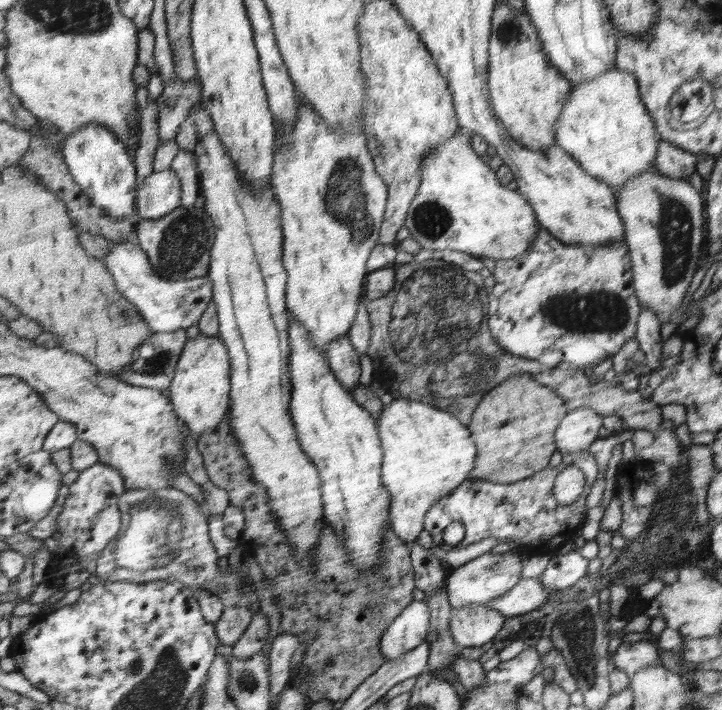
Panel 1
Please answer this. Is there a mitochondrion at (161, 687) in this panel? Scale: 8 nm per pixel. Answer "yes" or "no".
yes

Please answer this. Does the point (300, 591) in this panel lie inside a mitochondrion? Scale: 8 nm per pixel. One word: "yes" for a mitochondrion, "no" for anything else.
no

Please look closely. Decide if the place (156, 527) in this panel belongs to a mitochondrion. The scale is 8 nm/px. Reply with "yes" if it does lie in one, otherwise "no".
yes

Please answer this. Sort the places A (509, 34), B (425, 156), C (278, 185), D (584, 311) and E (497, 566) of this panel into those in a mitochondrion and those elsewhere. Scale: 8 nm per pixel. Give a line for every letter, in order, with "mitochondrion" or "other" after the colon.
A: mitochondrion
B: other
C: other
D: mitochondrion
E: mitochondrion

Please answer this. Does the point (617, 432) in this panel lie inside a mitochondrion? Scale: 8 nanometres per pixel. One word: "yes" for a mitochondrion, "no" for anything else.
no

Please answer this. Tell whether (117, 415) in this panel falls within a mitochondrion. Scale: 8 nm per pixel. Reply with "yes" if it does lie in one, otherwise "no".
no

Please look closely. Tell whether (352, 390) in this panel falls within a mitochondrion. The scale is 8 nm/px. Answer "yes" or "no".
no

